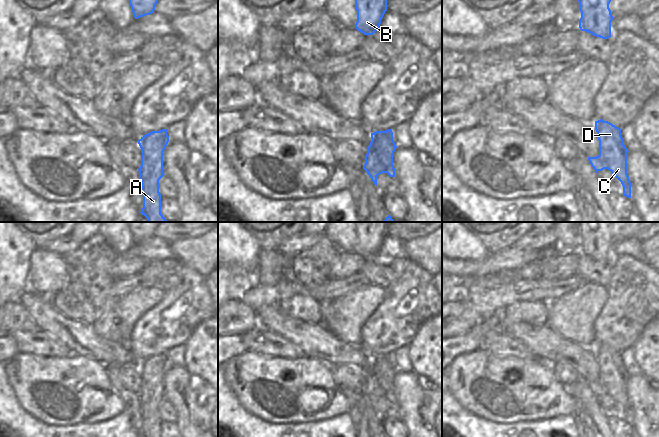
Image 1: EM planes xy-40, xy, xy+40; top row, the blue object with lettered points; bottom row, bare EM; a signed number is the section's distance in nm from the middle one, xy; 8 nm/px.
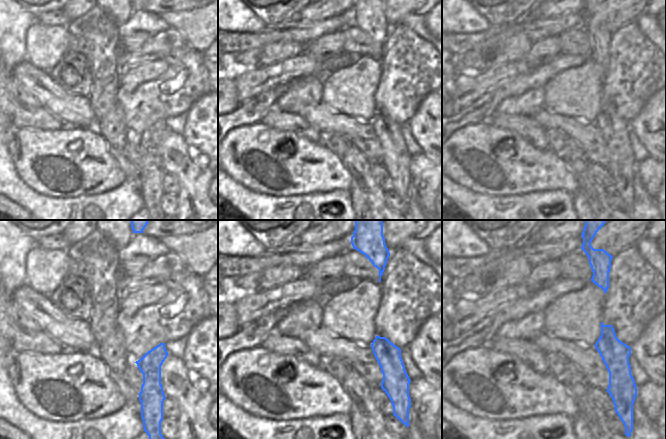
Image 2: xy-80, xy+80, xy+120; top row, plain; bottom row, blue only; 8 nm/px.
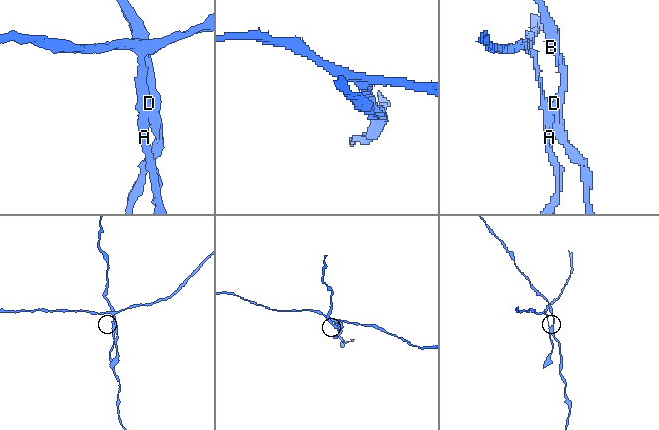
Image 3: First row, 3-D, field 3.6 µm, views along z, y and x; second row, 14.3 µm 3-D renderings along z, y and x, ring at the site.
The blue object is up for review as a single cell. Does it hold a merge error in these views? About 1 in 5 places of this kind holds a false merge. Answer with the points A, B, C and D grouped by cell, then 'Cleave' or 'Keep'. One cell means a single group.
Groups: A / B C D. Cleave.

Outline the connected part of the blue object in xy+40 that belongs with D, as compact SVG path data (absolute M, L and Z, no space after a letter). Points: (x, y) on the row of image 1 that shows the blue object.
M602 119L595 121L599 140L599 155L607 169L623 186L623 195L631 198L631 182L627 174L628 150L623 144L621 129Z

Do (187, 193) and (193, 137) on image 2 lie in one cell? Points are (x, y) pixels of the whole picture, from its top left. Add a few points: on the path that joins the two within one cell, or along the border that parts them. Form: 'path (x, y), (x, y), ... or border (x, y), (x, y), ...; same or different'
border (182, 135), (185, 142), (193, 150); different

